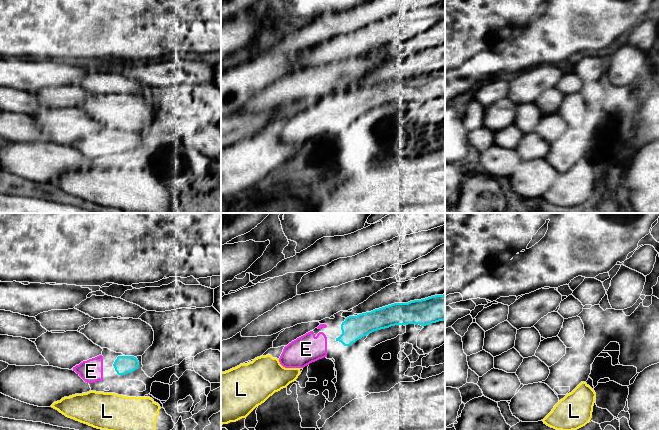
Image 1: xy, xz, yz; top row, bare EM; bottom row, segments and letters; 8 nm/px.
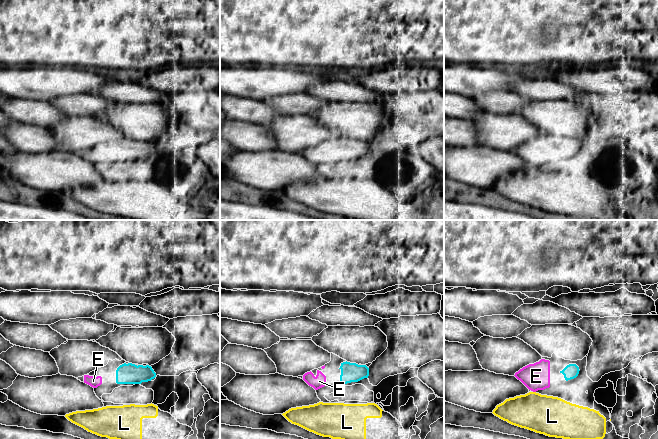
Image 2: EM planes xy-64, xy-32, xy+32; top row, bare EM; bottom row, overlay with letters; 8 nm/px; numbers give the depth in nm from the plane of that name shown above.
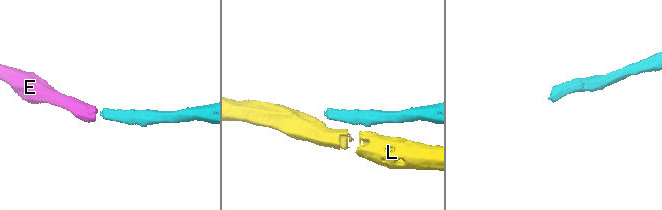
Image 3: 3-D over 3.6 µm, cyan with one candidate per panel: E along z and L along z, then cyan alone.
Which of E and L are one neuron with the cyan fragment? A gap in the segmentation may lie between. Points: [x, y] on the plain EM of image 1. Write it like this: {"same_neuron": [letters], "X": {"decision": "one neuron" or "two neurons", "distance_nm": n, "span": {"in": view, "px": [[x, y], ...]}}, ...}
{"same_neuron": ["E"], "E": {"decision": "one neuron", "distance_nm": 80, "span": {"in": "xz", "px": [[336, 114], [326, 114]]}}, "L": {"decision": "two neurons", "distance_nm": 160, "span": {"in": "xy", "px": [[118, 150], [114, 169]]}}}

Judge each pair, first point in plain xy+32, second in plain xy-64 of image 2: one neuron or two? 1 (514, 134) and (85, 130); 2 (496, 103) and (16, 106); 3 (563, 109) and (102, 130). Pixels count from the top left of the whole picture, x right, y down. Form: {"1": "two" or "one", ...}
{"1": "one", "2": "two", "3": "two"}

